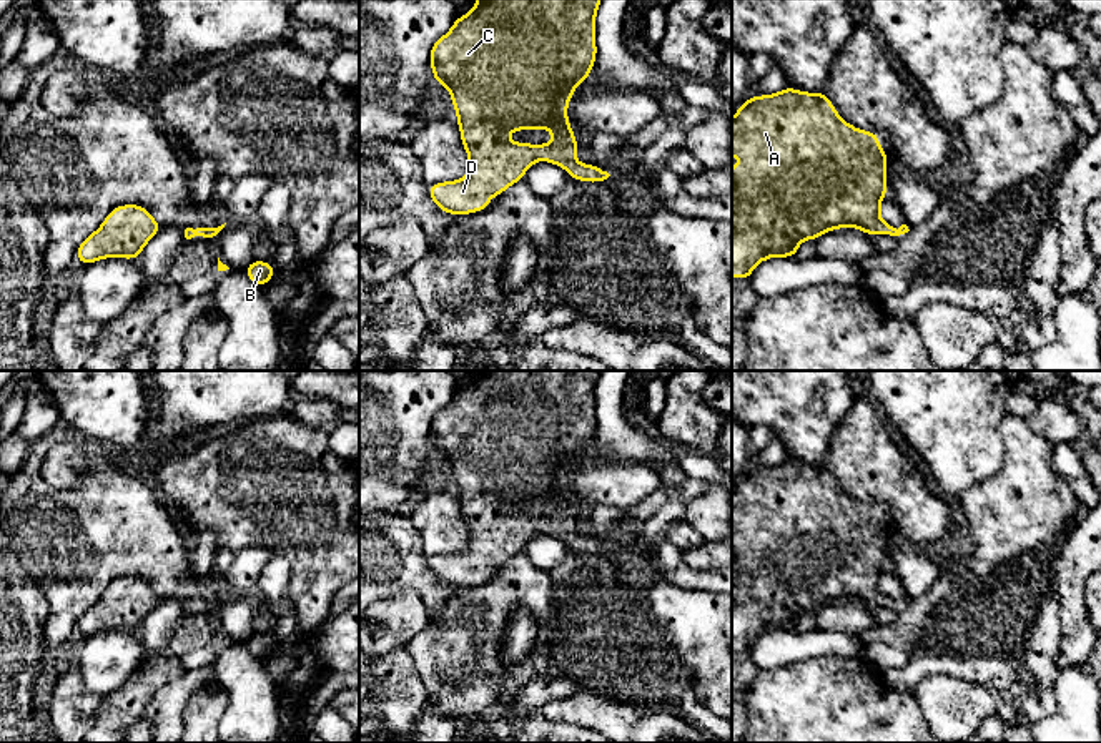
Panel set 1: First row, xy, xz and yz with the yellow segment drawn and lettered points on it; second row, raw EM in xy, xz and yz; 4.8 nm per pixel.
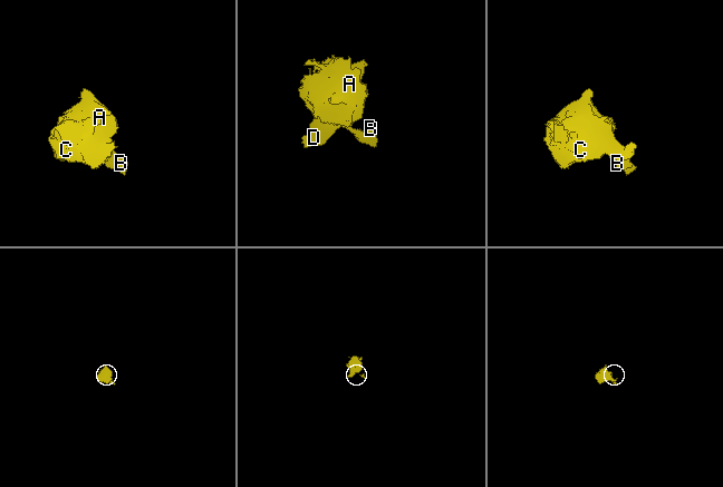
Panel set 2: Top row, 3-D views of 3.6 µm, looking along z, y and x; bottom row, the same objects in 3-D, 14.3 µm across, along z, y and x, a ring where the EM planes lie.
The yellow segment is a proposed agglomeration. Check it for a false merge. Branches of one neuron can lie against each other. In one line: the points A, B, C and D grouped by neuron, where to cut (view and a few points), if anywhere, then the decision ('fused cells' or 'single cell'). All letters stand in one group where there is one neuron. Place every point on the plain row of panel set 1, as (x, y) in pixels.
groups A B C D; cut none; single cell

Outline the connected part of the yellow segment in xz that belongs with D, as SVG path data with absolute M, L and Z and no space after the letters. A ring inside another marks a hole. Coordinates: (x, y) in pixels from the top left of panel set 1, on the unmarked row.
M477 371L474 381L457 389L452 401L436 412L429 434L436 455L444 457L457 485L461 514L469 529L462 552L427 558L431 572L447 587L471 587L487 580L489 572L524 550L536 534L565 540L577 554L600 555L610 547L599 539L575 534L579 517L567 492L567 475L577 457L589 450L595 435L595 386L602 371ZM544 500L554 505L547 517L512 515L502 509L514 502Z

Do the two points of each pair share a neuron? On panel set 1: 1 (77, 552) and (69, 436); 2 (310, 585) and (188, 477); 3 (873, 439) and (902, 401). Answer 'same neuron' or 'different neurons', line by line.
1: same neuron
2: same neuron
3: different neurons

